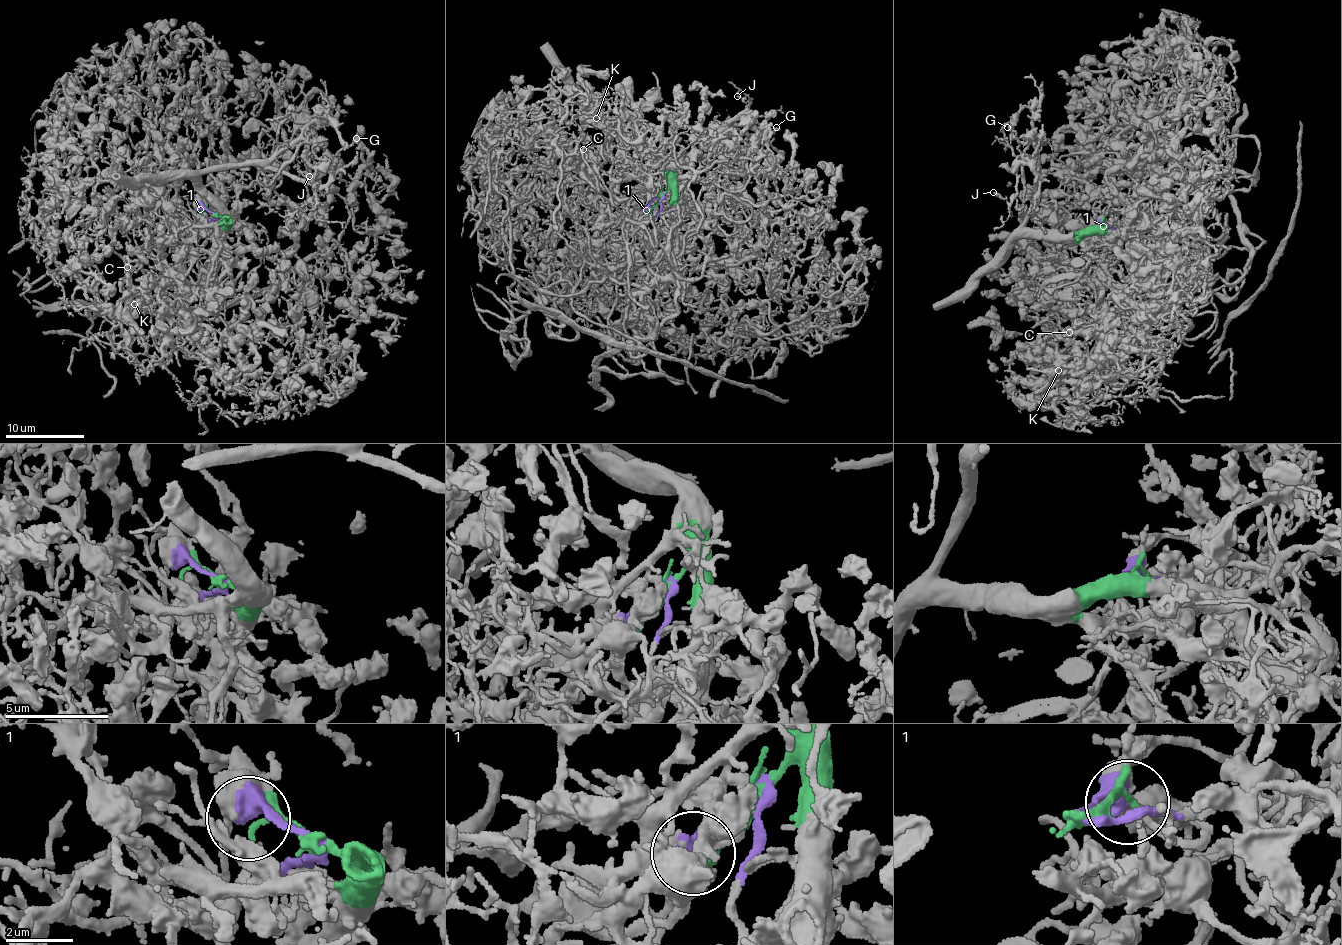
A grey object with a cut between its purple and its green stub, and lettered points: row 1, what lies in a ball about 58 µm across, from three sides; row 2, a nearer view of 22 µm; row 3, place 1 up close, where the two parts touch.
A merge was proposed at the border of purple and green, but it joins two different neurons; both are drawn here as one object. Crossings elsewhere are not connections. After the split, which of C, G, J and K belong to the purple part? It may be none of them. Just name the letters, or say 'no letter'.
C, K

